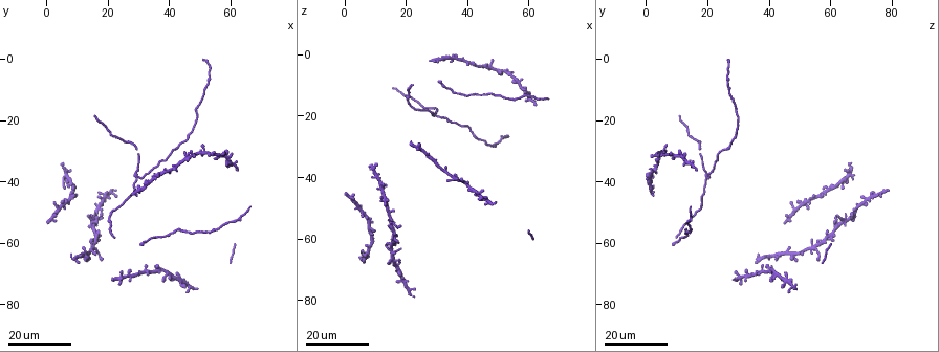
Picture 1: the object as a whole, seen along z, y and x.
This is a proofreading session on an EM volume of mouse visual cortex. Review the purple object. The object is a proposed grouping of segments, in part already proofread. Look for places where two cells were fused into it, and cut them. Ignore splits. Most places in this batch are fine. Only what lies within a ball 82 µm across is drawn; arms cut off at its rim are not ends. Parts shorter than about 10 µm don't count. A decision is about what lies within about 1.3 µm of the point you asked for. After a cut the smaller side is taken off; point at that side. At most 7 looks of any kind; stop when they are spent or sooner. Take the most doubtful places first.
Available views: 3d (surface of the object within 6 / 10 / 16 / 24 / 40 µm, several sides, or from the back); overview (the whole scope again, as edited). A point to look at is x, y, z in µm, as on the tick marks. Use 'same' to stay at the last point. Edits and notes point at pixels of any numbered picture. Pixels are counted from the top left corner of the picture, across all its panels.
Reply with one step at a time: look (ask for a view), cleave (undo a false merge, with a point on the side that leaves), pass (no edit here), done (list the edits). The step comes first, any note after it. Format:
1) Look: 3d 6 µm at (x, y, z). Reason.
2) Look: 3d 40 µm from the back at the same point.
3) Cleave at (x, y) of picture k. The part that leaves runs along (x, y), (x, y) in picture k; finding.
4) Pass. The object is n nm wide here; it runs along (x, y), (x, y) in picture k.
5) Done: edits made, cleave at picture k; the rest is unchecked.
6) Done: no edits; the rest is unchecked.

Look: 3d 16 µm at (29, 30, 17). A narrow waist.

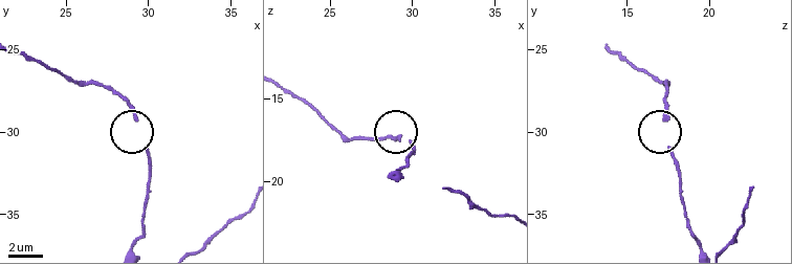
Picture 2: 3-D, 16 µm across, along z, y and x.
Look: 3d 10 µm at (29.3, 29.2, 17.4).

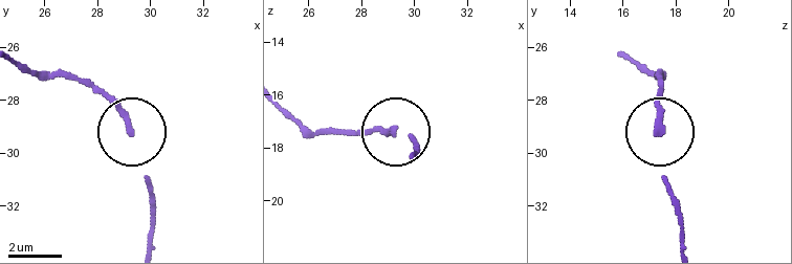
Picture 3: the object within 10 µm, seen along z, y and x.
Pass. It runs along (413, 155), (411, 139), (395, 128), (348, 128) in picture 3; continuous, no second cell.

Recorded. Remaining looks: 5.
Look: 3d 16 µm at (8, 45, 56). Three-way junction.

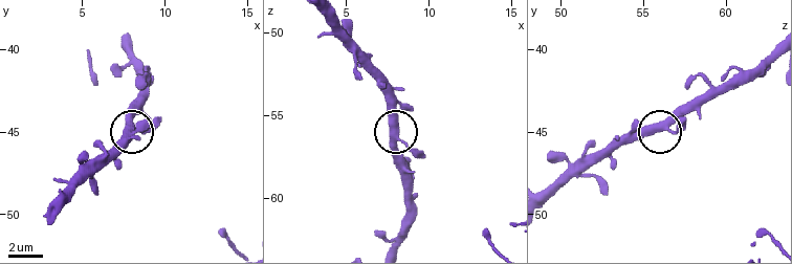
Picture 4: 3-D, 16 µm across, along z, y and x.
Look: 3d 6 µm at (7.9, 44.6, 56.3).

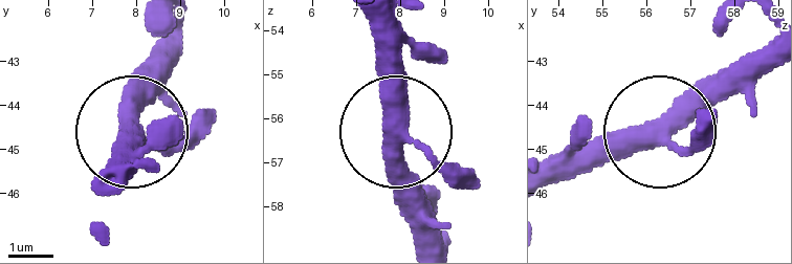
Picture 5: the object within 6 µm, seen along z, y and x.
Pass. Continuous, no second cell.

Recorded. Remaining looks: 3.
Look: 3d 24 µm at (15, 52, 65). Looks like a crossing.

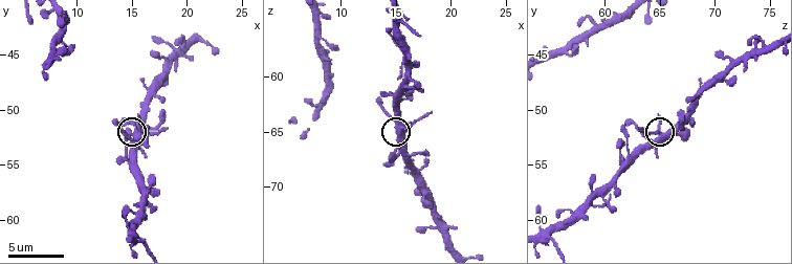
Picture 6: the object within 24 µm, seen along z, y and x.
Look: 3d 6 µm at the same point.

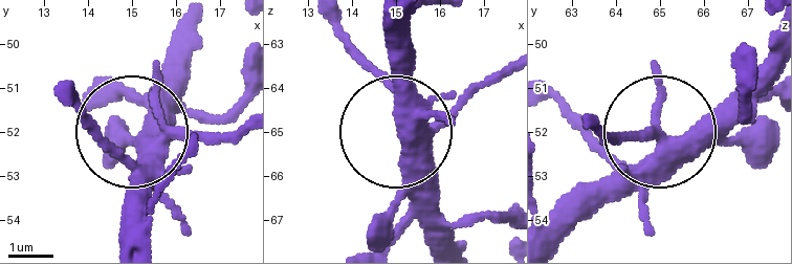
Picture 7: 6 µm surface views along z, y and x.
Look: 3d 6 µm from the back at (15.05, 52.90, 64.20).

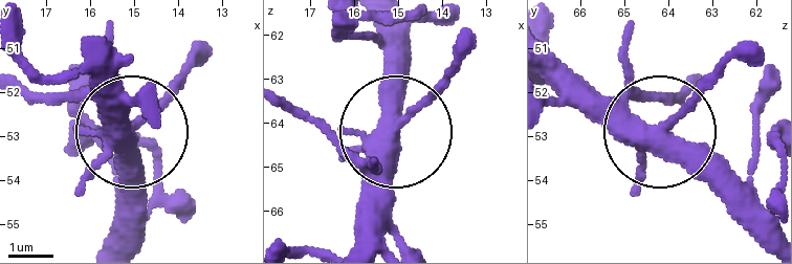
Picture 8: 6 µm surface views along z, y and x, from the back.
Pass. 5 arms meet here; it runs along (103, 237), (129, 102) in picture 8; all the same cell.

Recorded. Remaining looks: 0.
Done: no edits; the rest is unchecked.

